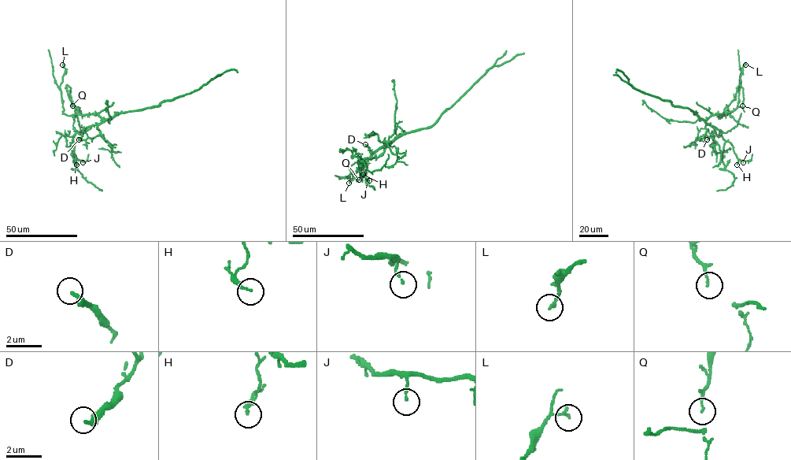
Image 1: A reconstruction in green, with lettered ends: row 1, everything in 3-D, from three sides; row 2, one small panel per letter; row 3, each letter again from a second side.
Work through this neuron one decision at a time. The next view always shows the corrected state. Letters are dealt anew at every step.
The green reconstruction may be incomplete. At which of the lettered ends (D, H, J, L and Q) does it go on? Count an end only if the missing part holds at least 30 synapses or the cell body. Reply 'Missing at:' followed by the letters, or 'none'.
Missing at: none

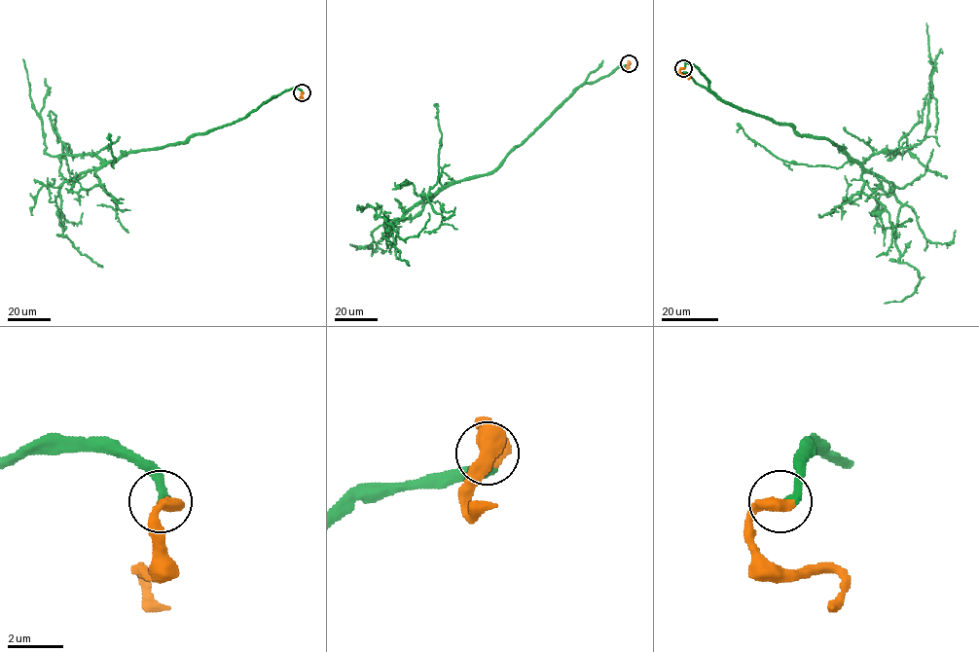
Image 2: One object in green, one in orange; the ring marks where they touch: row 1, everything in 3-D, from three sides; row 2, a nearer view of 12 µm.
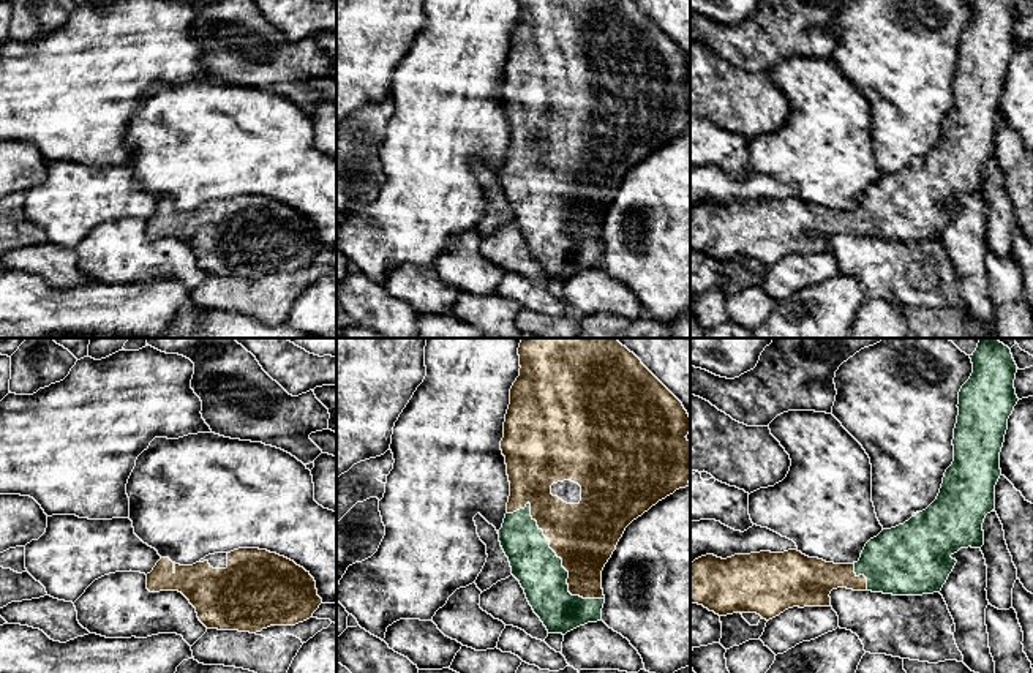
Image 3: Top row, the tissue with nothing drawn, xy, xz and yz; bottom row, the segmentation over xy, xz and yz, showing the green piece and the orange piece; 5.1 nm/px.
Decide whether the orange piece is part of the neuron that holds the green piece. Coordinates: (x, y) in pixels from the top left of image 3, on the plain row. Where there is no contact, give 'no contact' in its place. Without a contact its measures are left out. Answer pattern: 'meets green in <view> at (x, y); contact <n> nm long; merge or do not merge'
meets green in xz at (555, 201); contact 650 nm long; merge

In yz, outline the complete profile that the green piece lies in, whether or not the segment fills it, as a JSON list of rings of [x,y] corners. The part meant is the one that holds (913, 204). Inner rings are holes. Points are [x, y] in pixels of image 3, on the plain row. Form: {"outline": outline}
{"outline": [[[973,0],[970,5],[973,19],[959,38],[959,62],[952,85],[954,107],[945,118],[937,145],[926,156],[916,160],[903,171],[883,175],[866,190],[859,207],[853,210],[826,209],[818,204],[809,204],[798,196],[734,201],[727,205],[714,201],[701,202],[690,209],[690,251],[703,251],[719,262],[757,259],[769,267],[793,253],[831,253],[829,240],[837,234],[892,242],[940,239],[957,209],[951,202],[960,194],[981,194],[984,191],[982,169],[986,161],[995,155],[995,131],[1001,122],[1000,98],[1008,76],[1008,65],[1019,47],[1014,35],[1017,11],[1012,0]]]}

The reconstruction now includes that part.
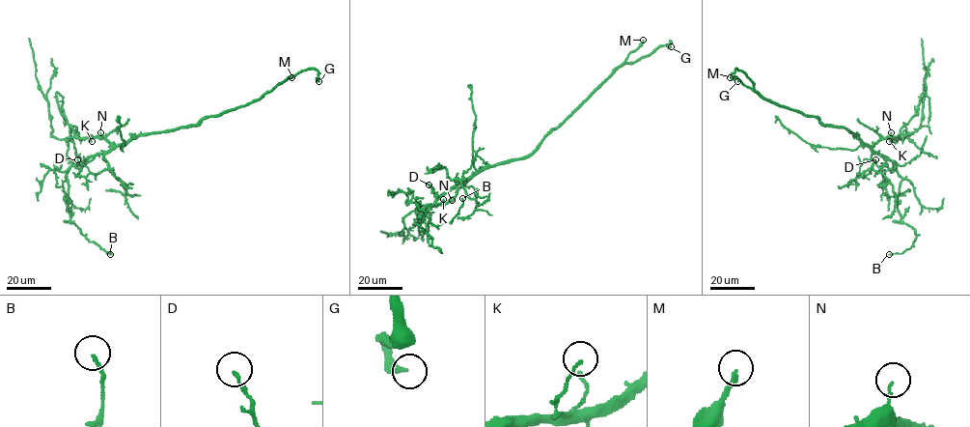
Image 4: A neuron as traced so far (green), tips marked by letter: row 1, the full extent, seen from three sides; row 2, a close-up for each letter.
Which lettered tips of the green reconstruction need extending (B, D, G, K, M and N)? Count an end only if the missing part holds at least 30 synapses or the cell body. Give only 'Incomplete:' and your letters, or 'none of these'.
Incomplete: G, M

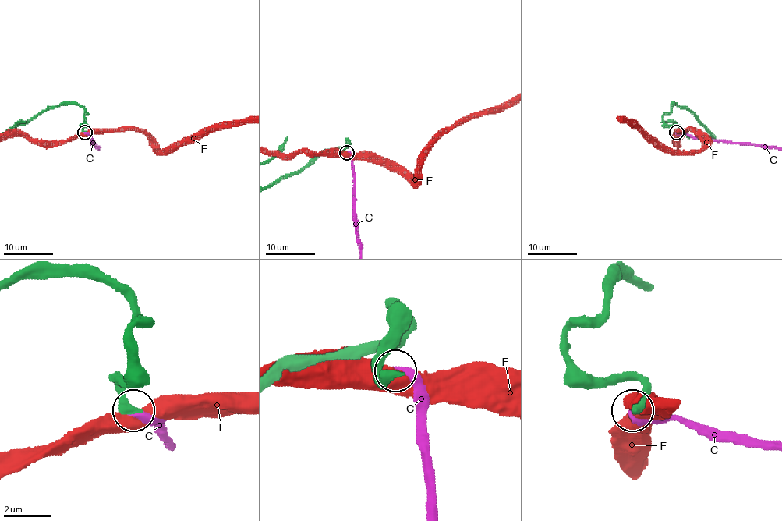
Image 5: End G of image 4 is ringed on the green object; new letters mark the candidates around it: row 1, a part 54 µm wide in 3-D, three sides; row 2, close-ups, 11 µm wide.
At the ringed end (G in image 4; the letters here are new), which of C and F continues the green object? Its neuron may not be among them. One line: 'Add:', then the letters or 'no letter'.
Add: C

